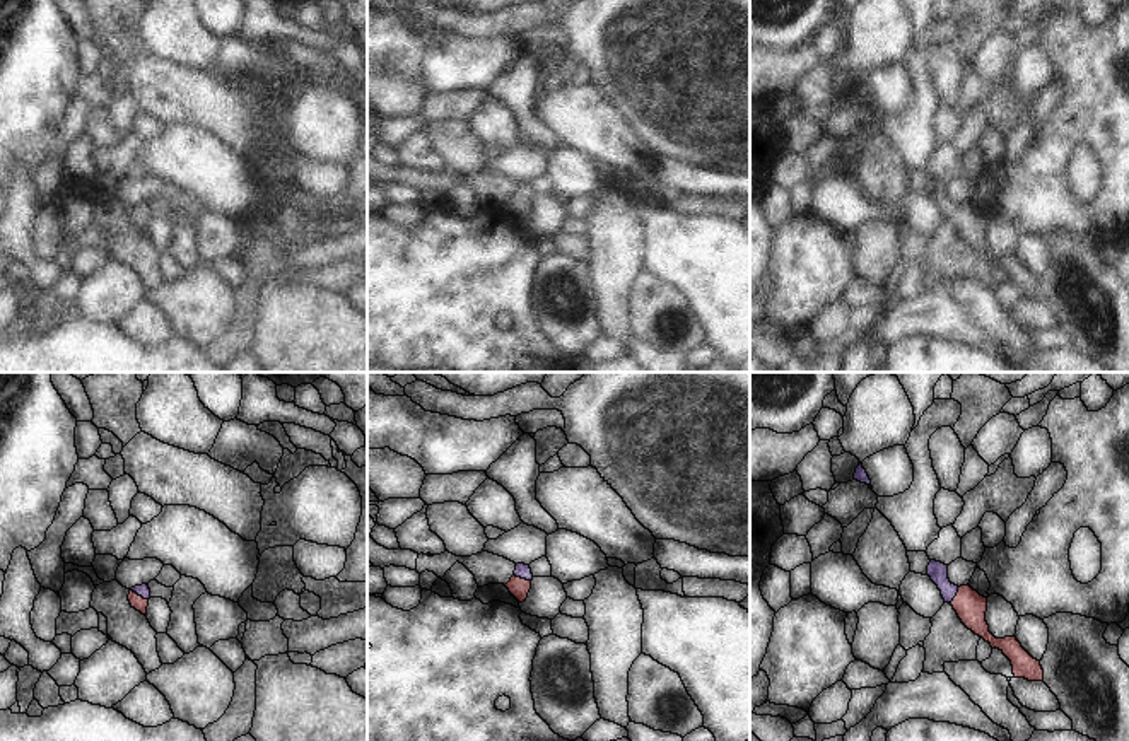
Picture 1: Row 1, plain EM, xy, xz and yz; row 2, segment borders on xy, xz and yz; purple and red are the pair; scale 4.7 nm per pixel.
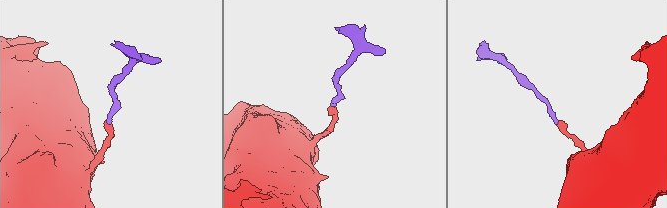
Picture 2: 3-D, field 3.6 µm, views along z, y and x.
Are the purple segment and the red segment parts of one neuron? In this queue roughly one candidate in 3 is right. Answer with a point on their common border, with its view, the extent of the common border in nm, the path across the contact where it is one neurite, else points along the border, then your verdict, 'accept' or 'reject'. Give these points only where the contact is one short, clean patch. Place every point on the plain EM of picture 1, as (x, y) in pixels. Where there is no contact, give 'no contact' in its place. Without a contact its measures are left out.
meets purple in xy at (139, 212); contact 100 nm long; runs through xy (144, 209), (139, 212), (139, 221); accept

